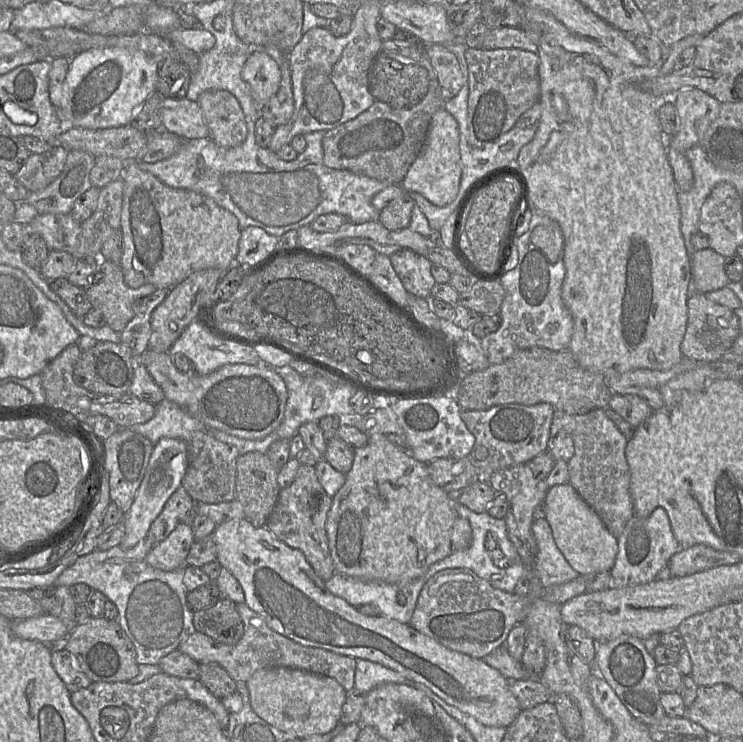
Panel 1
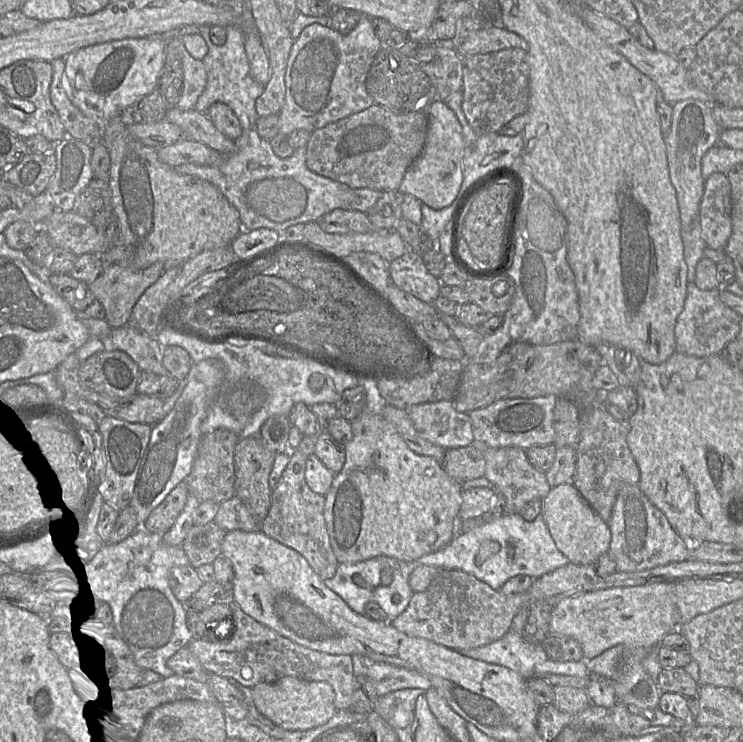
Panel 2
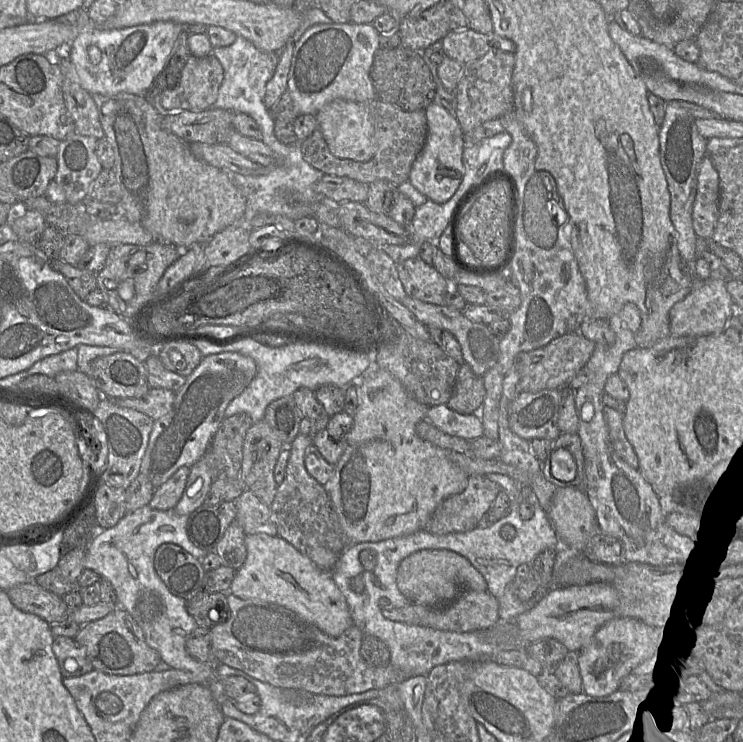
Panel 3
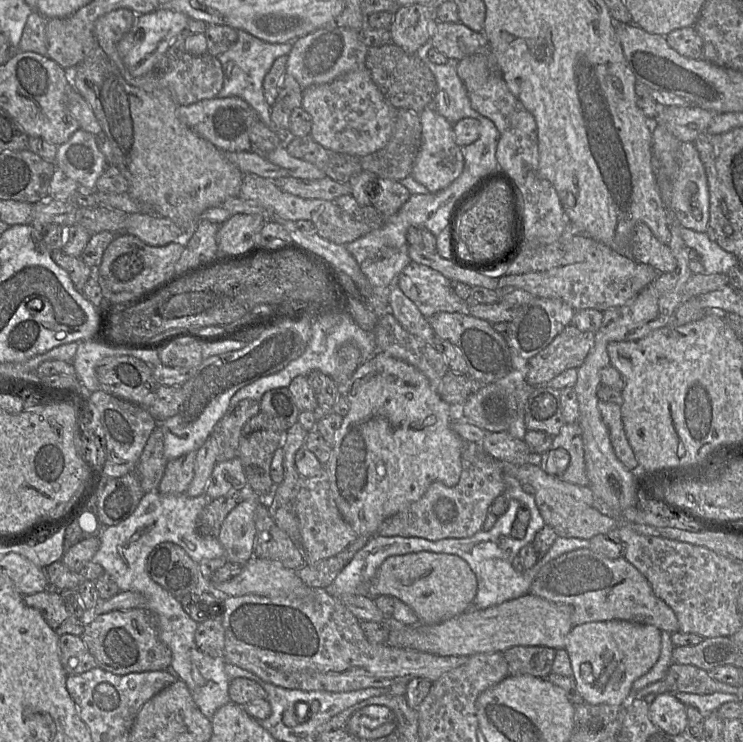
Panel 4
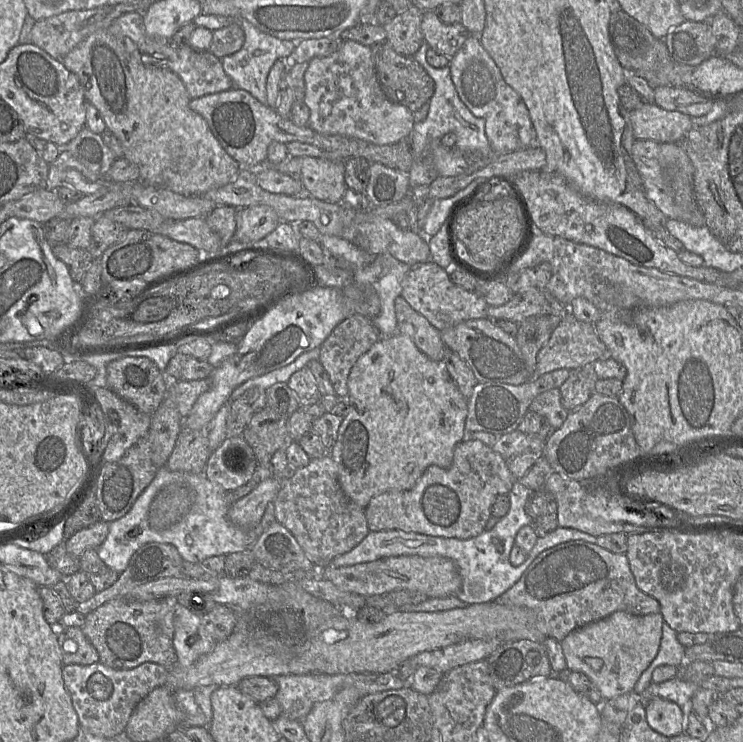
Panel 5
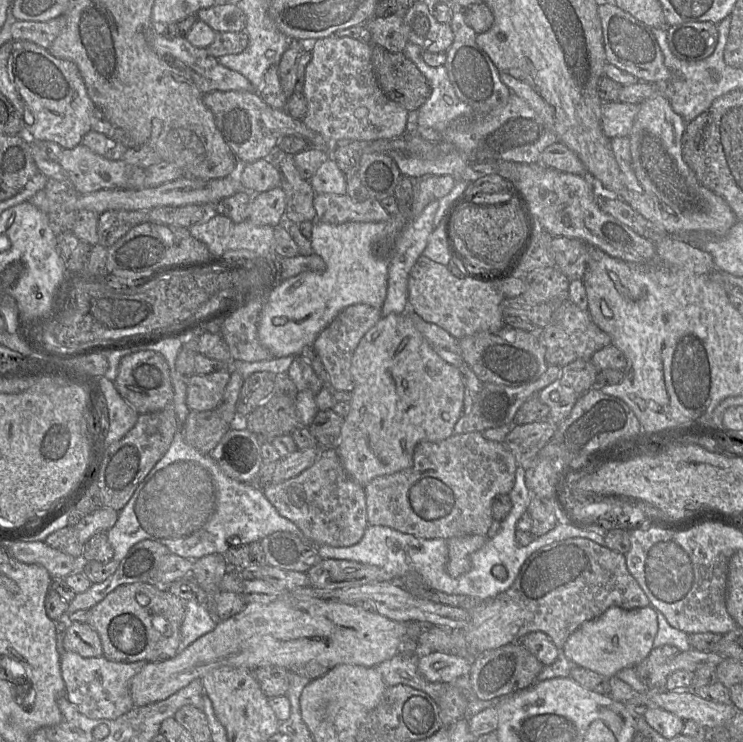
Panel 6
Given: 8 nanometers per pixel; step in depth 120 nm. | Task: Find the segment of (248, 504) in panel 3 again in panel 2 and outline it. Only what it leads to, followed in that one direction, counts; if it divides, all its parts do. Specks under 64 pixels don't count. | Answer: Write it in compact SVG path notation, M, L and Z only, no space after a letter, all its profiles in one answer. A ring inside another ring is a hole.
M236 495L219 504L214 522L226 532L232 530L257 532L261 530L261 523L255 520L243 501Z

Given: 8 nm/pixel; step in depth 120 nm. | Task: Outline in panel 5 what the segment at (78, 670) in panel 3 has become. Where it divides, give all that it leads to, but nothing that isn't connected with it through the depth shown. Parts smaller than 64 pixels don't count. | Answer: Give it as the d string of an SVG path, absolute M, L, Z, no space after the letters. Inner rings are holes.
M58 626L57 640L63 665L90 665L99 661L96 649L81 628Z

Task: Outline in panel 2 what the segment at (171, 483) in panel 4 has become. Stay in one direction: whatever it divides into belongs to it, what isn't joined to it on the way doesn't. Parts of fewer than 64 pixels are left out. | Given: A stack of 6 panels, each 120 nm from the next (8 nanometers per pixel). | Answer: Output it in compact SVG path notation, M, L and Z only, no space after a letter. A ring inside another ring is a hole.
M180 482L150 513L142 528L157 534L164 534L168 531L183 511L188 493L186 482Z

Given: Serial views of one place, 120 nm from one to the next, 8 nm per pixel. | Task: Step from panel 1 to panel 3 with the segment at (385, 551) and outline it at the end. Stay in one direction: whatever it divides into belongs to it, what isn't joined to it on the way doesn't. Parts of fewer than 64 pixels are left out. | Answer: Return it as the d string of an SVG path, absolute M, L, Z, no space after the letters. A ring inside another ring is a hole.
M380 368L374 374L365 377L360 381L352 381L351 383L356 385L358 397L357 408L353 415L353 427L343 437L343 454L334 466L334 472L331 479L325 485L330 497L331 508L338 518L340 528L349 544L379 542L389 538L405 536L424 530L428 519L443 500L450 496L460 494L465 490L468 484L469 475L457 466L442 449L418 436L416 426L420 421L426 419L429 406L418 402L406 391L401 382L393 377L389 372Z

